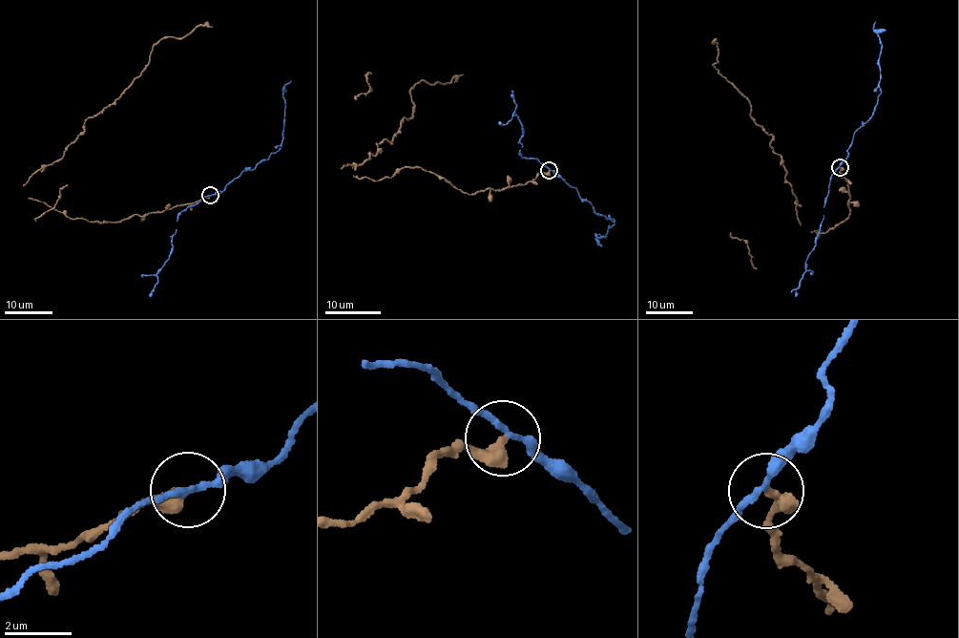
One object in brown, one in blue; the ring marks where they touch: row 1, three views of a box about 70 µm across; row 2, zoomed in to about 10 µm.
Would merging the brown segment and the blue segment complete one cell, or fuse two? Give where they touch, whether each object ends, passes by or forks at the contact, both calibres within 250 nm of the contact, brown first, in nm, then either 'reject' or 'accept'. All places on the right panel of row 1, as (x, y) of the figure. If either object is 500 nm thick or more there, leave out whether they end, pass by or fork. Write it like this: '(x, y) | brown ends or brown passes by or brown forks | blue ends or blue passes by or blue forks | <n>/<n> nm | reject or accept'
(840, 167) | brown ends | blue passes by | 380/170 nm | reject

